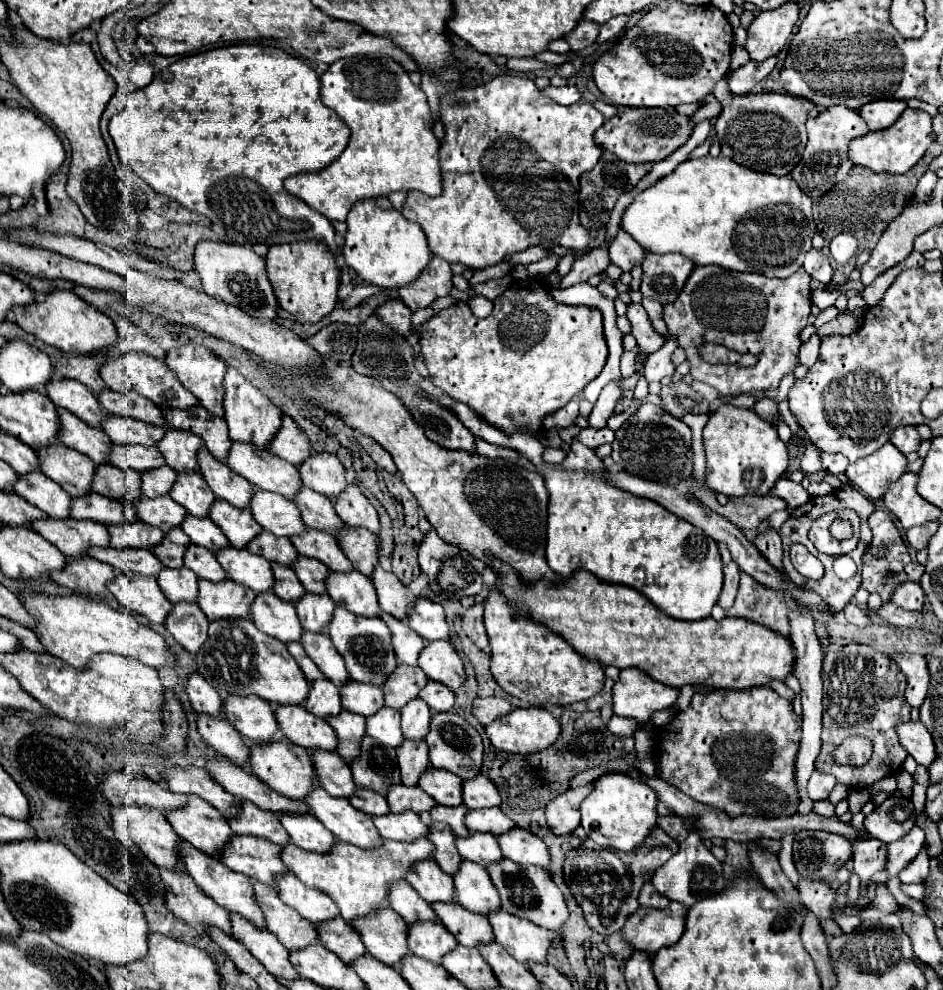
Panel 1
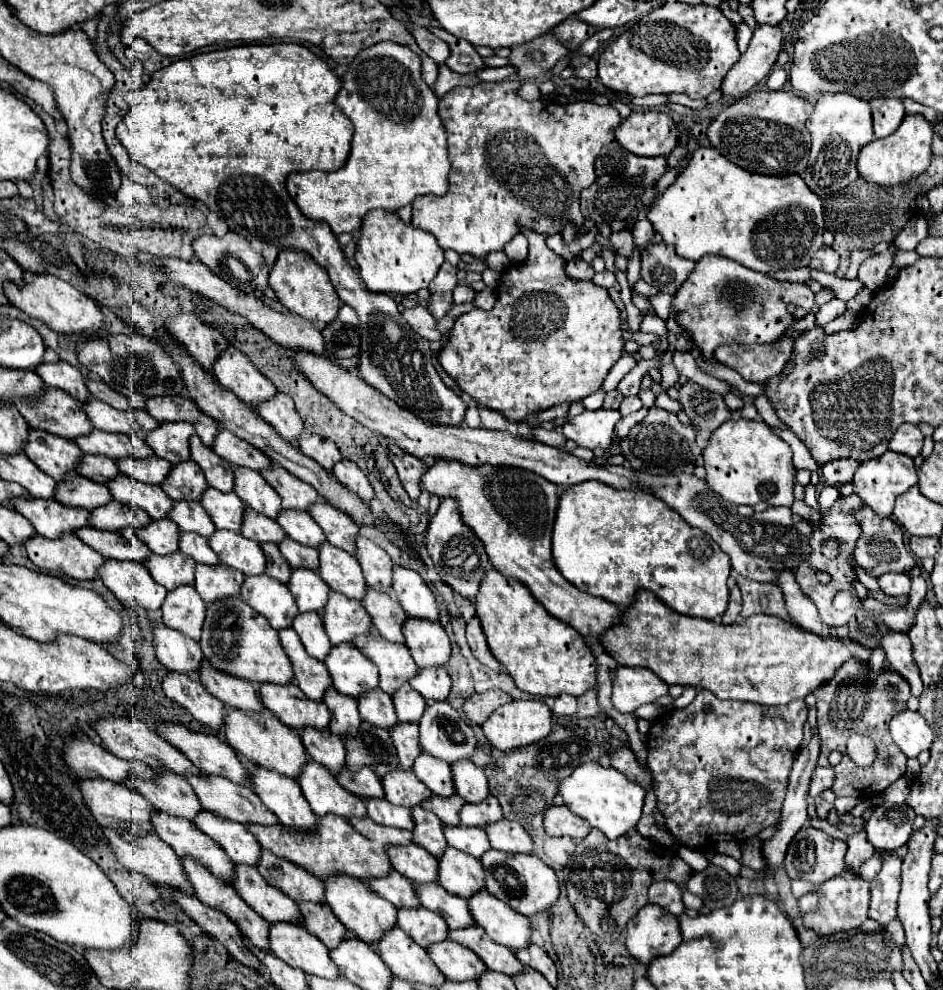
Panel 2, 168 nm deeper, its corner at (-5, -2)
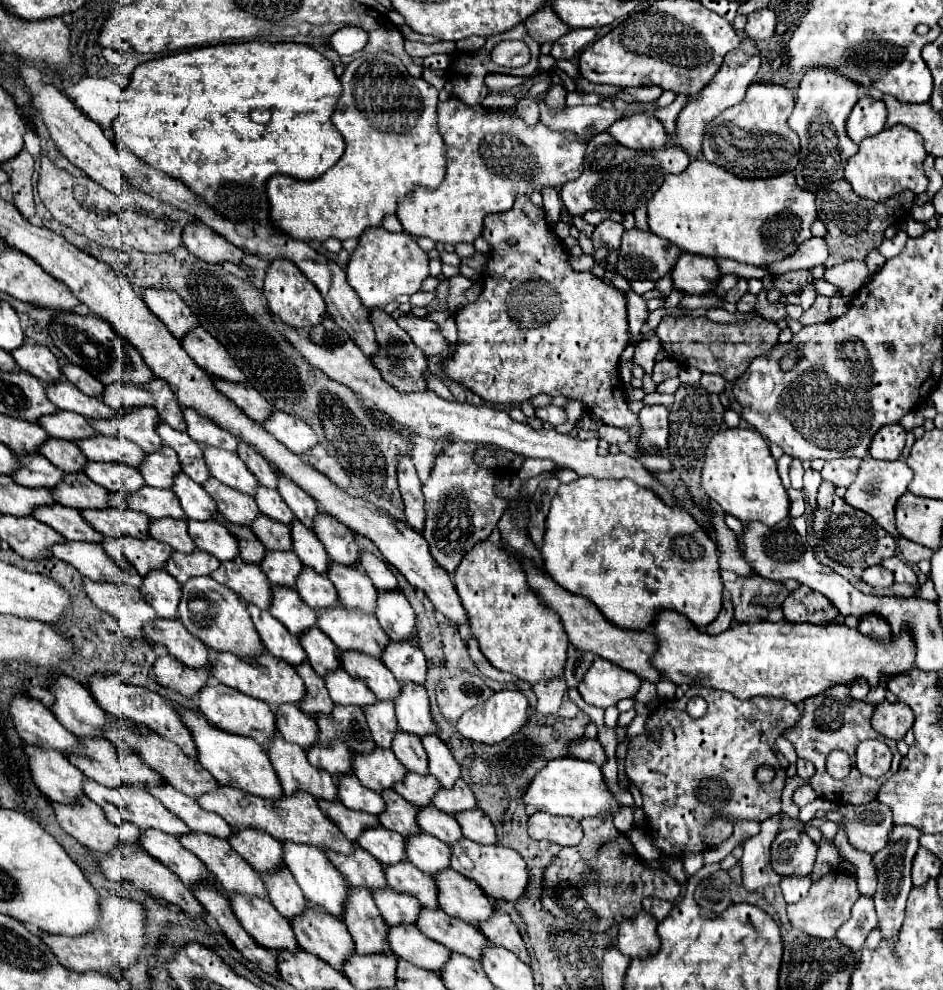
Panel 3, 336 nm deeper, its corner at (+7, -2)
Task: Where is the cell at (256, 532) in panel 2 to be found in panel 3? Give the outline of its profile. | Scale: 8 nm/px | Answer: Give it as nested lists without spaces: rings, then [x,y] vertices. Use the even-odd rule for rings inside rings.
[[[211,478],[203,484],[203,490],[217,502],[217,510],[231,524],[249,526],[259,516],[259,508],[255,500],[251,496],[245,496],[245,492],[227,488],[219,480],[211,480]]]

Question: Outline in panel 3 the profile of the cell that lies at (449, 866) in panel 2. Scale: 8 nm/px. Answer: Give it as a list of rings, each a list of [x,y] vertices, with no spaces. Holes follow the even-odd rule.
[[[417,832],[411,838],[405,838],[405,852],[407,860],[427,874],[449,868],[451,848],[447,844],[441,844],[441,840],[429,836],[427,832]]]

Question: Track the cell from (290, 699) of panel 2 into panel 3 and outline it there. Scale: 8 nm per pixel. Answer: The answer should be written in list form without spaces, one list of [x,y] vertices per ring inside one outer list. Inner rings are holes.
[[[213,652],[213,664],[209,666],[209,672],[225,686],[231,686],[247,696],[259,698],[263,702],[267,702],[273,710],[279,704],[285,702],[299,702],[305,696],[305,684],[303,680],[297,676],[295,668],[289,668],[289,664],[281,664],[281,660],[273,660],[273,656],[265,654],[259,656],[257,660],[241,660],[233,654],[225,654],[225,652]]]

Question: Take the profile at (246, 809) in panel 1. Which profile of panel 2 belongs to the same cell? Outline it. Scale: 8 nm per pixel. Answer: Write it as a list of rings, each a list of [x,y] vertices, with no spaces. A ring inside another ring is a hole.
[[[189,776],[189,784],[193,786],[197,798],[201,800],[201,806],[207,812],[213,812],[215,816],[221,816],[223,820],[239,822],[239,824],[261,824],[261,826],[277,826],[279,820],[261,804],[259,796],[245,784],[233,784],[231,780],[219,778],[219,776]]]

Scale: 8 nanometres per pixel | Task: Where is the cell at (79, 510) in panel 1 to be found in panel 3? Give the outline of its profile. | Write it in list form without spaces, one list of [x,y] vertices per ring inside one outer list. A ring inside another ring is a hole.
[[[37,454],[37,456],[17,456],[19,468],[17,472],[13,472],[13,480],[17,484],[29,486],[29,488],[53,488],[63,480],[63,474],[57,466],[49,464],[49,460],[45,460],[45,456]]]

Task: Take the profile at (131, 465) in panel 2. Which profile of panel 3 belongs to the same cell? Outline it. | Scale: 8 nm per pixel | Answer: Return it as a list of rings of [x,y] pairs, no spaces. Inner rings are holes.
[[[93,436],[93,440],[75,440],[85,458],[97,462],[123,462],[133,468],[143,462],[145,452],[131,440],[121,440],[121,436]]]

